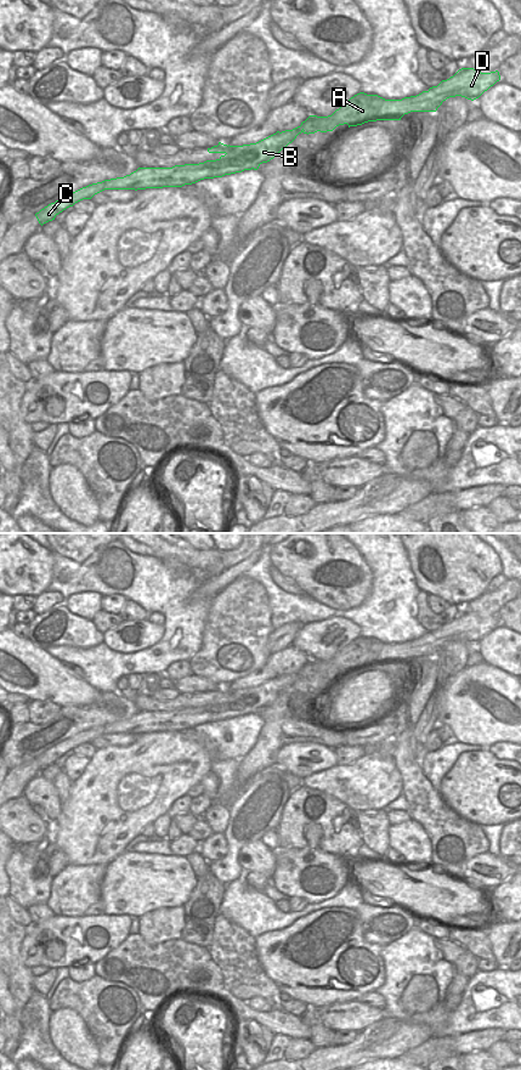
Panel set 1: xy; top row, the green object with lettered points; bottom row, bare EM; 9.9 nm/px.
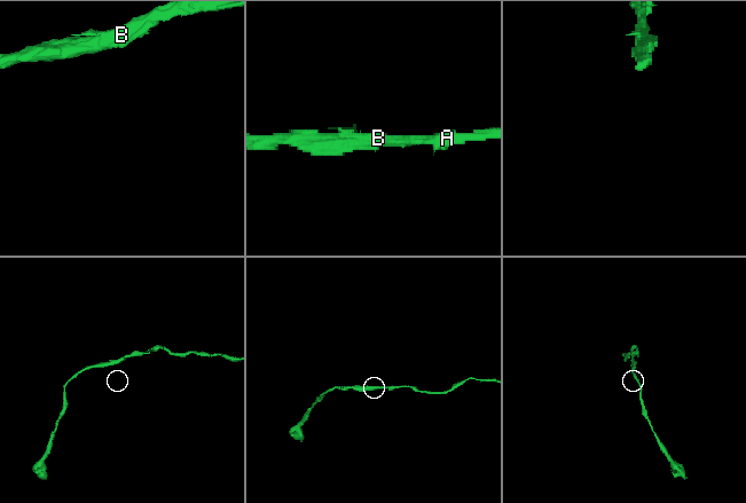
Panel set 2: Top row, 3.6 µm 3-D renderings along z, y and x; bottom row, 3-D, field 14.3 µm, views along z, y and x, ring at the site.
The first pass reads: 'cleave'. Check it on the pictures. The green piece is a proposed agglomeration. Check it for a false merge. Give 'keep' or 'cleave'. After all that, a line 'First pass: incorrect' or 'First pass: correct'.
keep
First pass: incorrect

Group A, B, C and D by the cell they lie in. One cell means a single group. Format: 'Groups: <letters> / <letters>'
Groups: A B C D.

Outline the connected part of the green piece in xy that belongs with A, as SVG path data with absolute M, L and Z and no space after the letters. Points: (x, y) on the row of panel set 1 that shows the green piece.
M461 68L453 77L442 80L417 96L402 100L385 100L378 95L359 92L345 102L332 115L310 115L300 126L276 134L250 145L227 146L219 142L208 148L209 153L221 153L216 160L199 164L175 165L172 168L138 168L124 177L104 180L83 187L55 203L49 204L35 214L39 223L55 220L69 206L83 199L91 199L104 189L146 189L163 187L182 187L204 179L222 177L244 170L257 170L262 163L273 159L282 149L291 143L301 132L333 131L336 126L362 125L376 120L401 120L410 112L436 112L449 97L461 96L468 100L478 98L485 91L500 80L499 72L481 73L474 68Z

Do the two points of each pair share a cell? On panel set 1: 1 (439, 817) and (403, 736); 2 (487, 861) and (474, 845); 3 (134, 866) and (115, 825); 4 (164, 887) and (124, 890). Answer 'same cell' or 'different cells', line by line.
1: same cell
2: different cells
3: different cells
4: same cell

